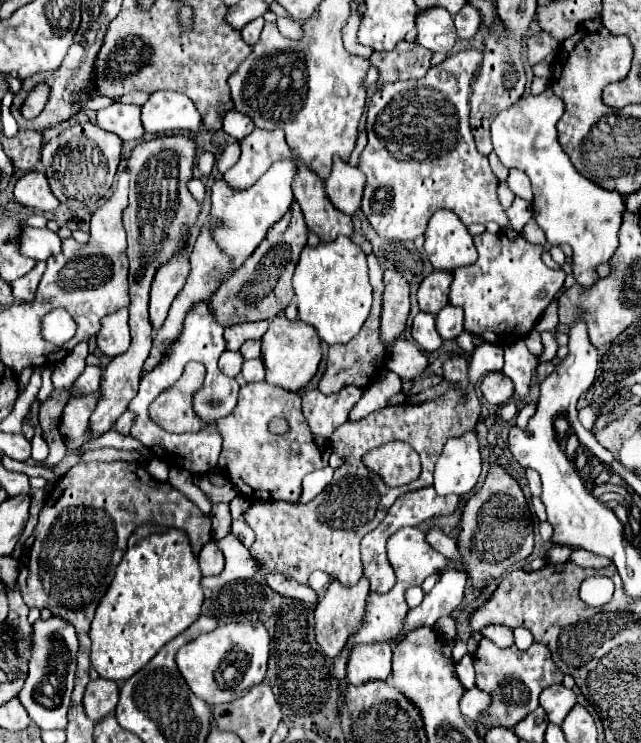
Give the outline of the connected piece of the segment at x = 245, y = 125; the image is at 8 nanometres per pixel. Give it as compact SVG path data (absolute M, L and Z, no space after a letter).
M230 110L224 116L224 132L228 132L232 138L242 140L252 130L254 130L254 122L246 114L240 114L238 110Z

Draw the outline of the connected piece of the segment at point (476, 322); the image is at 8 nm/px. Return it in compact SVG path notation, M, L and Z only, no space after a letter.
M484 232L480 236L474 236L474 244L478 250L478 260L472 266L456 268L454 270L454 282L450 286L450 304L460 306L466 314L464 318L464 328L482 338L484 342L490 344L514 344L520 338L526 338L526 334L536 326L538 318L546 310L546 306L552 302L556 292L562 288L562 282L566 274L558 268L552 270L542 262L542 246L528 244L524 238L518 238L516 242L510 242L502 232L500 234L490 234Z

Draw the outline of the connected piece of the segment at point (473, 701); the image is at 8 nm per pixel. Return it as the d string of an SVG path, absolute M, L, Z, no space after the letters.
M470 688L464 692L464 698L460 702L460 712L468 718L468 720L476 720L478 714L488 708L490 704L490 696L478 688Z

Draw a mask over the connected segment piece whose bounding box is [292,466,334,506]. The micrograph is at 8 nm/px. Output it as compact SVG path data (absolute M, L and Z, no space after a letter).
M330 466L307 474L302 482L302 498L300 498L298 502L292 502L292 504L294 504L294 506L298 506L298 504L302 506L302 504L306 504L306 502L312 500L324 486L328 486L328 484L332 482L333 474L334 469Z

